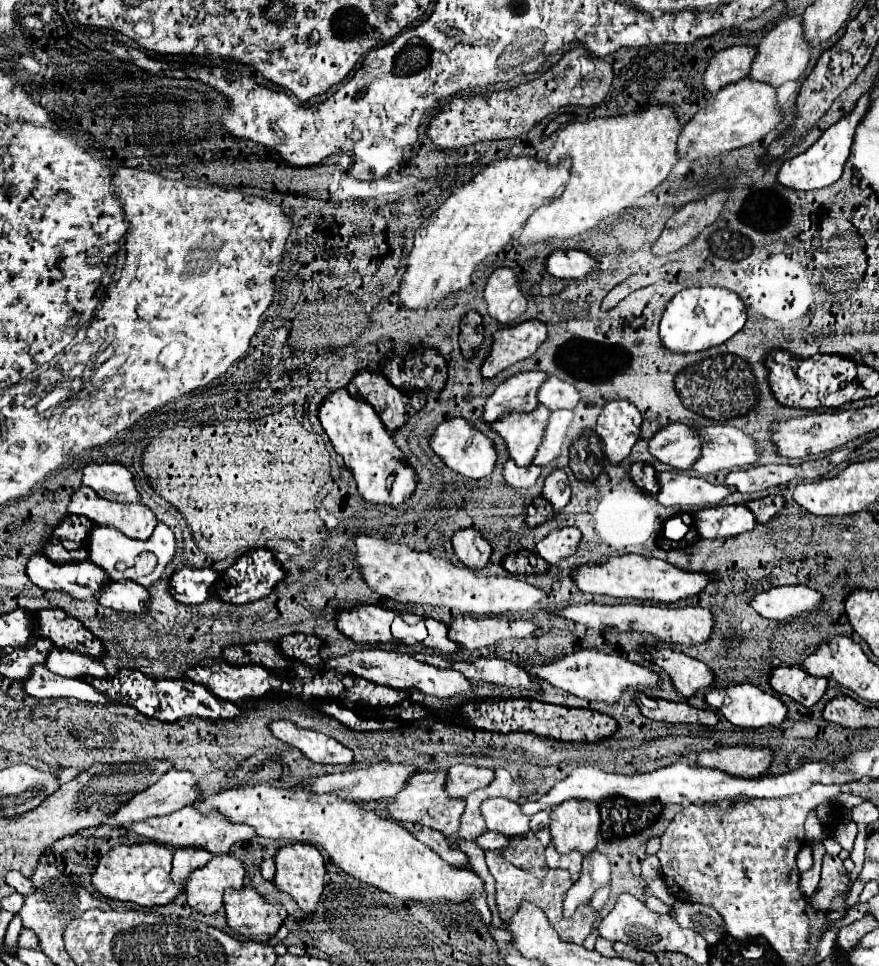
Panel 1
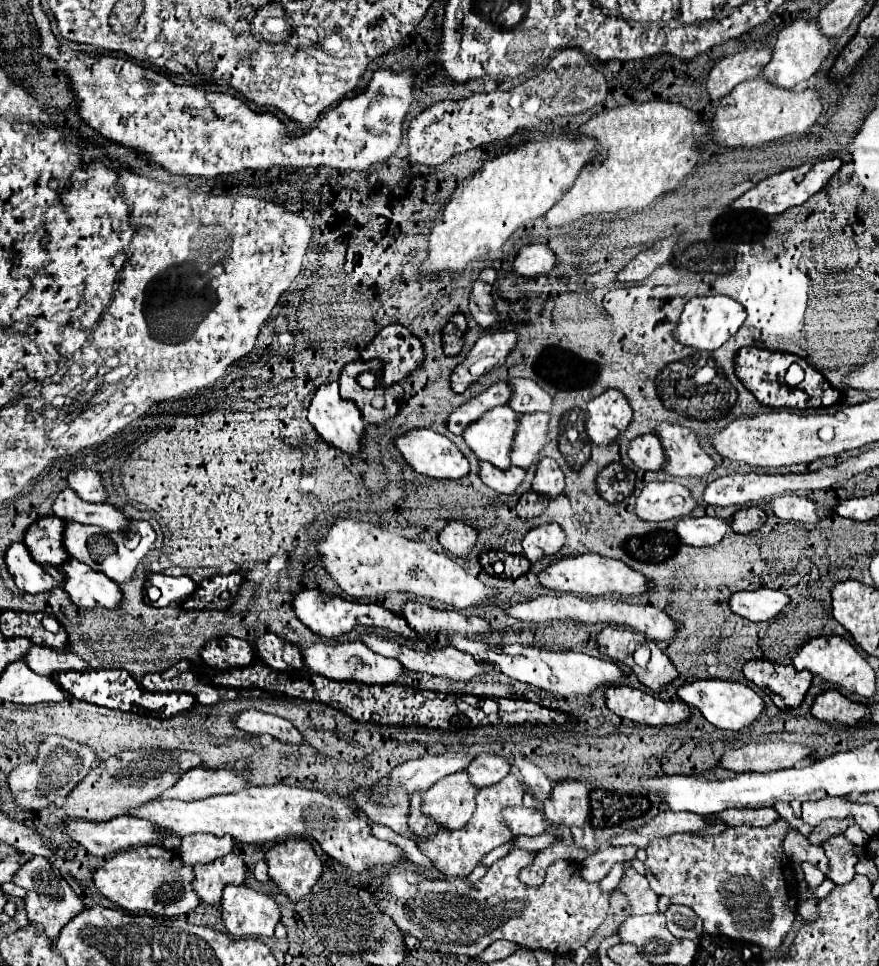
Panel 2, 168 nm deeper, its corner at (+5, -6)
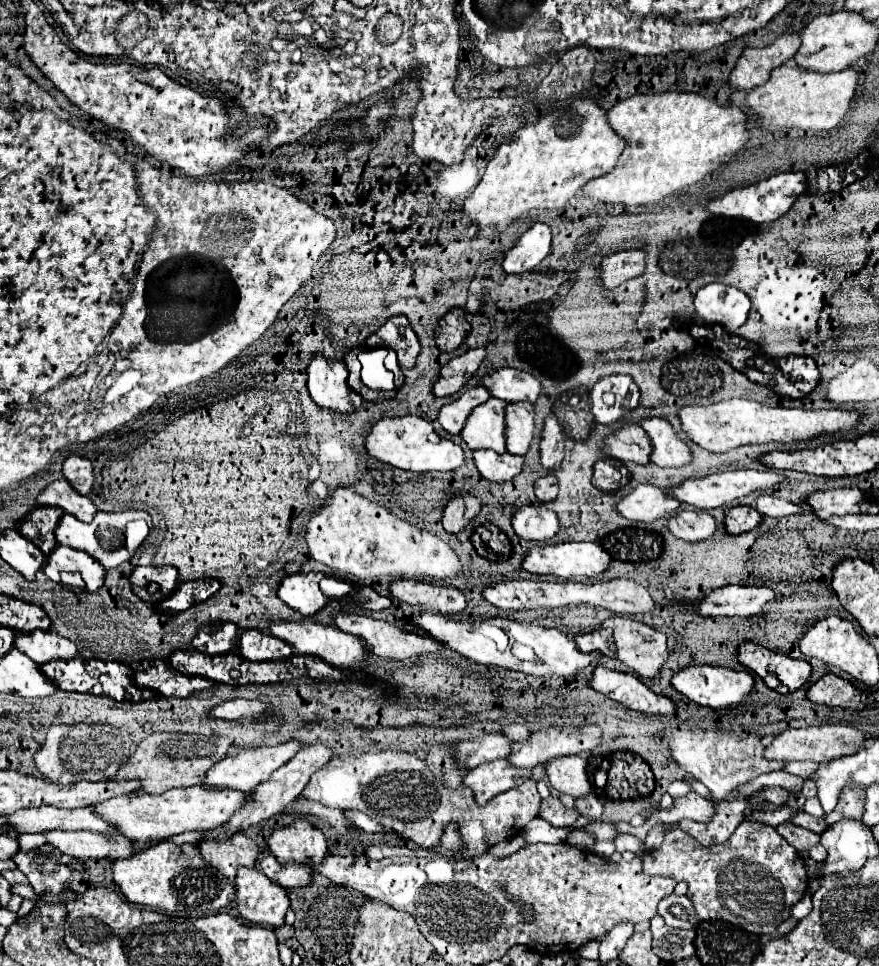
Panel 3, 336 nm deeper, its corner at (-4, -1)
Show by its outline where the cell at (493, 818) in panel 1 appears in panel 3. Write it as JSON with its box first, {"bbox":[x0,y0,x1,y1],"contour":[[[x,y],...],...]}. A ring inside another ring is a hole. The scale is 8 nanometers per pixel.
{"bbox":[537,796,579,828],"contour":[[[549,796],[549,798],[541,800],[537,818],[547,820],[547,822],[549,822],[551,826],[555,826],[555,828],[565,828],[565,826],[571,826],[571,824],[579,818],[579,812],[577,812],[577,810],[567,810],[567,808],[559,802],[559,798]]]}

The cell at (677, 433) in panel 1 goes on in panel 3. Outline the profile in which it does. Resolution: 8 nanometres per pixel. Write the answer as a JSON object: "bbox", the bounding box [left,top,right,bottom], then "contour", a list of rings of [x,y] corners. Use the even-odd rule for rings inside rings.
{"bbox":[605,424,649,464],"contour":[[[639,424],[623,426],[605,442],[605,454],[623,462],[649,464],[649,452],[649,436],[645,436],[645,430]]]}

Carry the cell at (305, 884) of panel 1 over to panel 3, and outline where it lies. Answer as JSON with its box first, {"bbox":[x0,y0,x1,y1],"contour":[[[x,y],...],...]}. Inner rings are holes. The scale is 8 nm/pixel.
{"bbox":[267,820,327,864],"contour":[[[295,820],[291,826],[275,830],[267,844],[279,862],[317,864],[327,856],[323,832],[311,826],[307,820]]]}

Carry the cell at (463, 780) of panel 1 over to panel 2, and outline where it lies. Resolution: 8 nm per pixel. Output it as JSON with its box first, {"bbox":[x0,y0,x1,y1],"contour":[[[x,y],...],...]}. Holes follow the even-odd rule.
{"bbox":[466,753,510,787],"contour":[[[482,753],[472,761],[472,767],[466,769],[470,781],[478,787],[488,787],[502,781],[510,773],[510,763],[498,753]]]}

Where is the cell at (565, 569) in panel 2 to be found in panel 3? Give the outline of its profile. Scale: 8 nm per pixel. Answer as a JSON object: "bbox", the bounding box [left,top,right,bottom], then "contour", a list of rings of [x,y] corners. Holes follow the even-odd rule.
{"bbox":[523,542,611,580],"contour":[[[561,542],[555,546],[545,548],[531,548],[523,562],[523,568],[537,576],[555,576],[563,580],[577,580],[577,578],[597,578],[607,572],[611,564],[609,554],[595,542]]]}

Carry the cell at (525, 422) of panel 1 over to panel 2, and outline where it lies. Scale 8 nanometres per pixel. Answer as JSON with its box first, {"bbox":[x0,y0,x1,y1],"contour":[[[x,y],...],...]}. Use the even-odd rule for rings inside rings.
{"bbox":[462,405,518,469],"contour":[[[508,405],[494,407],[468,425],[462,439],[480,461],[490,461],[498,469],[508,469],[508,451],[516,429],[516,415],[518,413],[508,409]]]}

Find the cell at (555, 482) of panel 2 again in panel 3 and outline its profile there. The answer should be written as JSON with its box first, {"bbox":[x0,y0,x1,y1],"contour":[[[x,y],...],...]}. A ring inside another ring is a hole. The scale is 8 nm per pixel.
{"bbox":[541,418,563,472],"contour":[[[555,418],[545,420],[545,430],[541,434],[541,464],[555,472],[563,462],[563,430]]]}

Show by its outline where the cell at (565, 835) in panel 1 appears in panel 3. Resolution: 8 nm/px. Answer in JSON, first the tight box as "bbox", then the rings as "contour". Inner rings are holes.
{"bbox":[547,756,593,800],"contour":[[[561,756],[551,760],[547,764],[547,776],[557,792],[569,794],[575,800],[593,792],[585,756]]]}

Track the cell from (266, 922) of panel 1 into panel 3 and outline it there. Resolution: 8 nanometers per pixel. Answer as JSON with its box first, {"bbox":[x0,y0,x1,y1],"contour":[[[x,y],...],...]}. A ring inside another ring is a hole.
{"bbox":[235,868,289,928],"contour":[[[239,868],[235,878],[237,910],[247,924],[279,928],[285,924],[289,898],[283,886],[255,868]]]}

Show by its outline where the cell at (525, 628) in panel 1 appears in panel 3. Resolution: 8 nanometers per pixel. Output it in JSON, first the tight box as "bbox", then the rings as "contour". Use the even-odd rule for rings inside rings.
{"bbox":[389,580,467,614],"contour":[[[397,580],[389,590],[397,600],[437,614],[457,614],[467,608],[467,600],[457,588],[435,586],[417,580]]]}

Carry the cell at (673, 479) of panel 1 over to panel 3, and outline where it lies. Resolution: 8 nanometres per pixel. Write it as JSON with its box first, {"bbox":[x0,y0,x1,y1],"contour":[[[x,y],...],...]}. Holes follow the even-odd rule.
{"bbox":[617,484,681,522],"contour":[[[639,484],[631,494],[627,494],[619,504],[617,510],[631,520],[637,522],[655,522],[675,510],[681,508],[681,502],[669,496],[663,488],[651,484]]]}

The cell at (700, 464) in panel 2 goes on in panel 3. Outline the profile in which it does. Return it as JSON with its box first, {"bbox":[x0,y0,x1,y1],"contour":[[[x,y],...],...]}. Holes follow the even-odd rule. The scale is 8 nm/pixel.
{"bbox":[641,418,693,468],"contour":[[[645,418],[641,420],[641,426],[653,444],[653,464],[663,468],[679,468],[693,462],[691,448],[677,438],[673,426],[665,418]]]}

